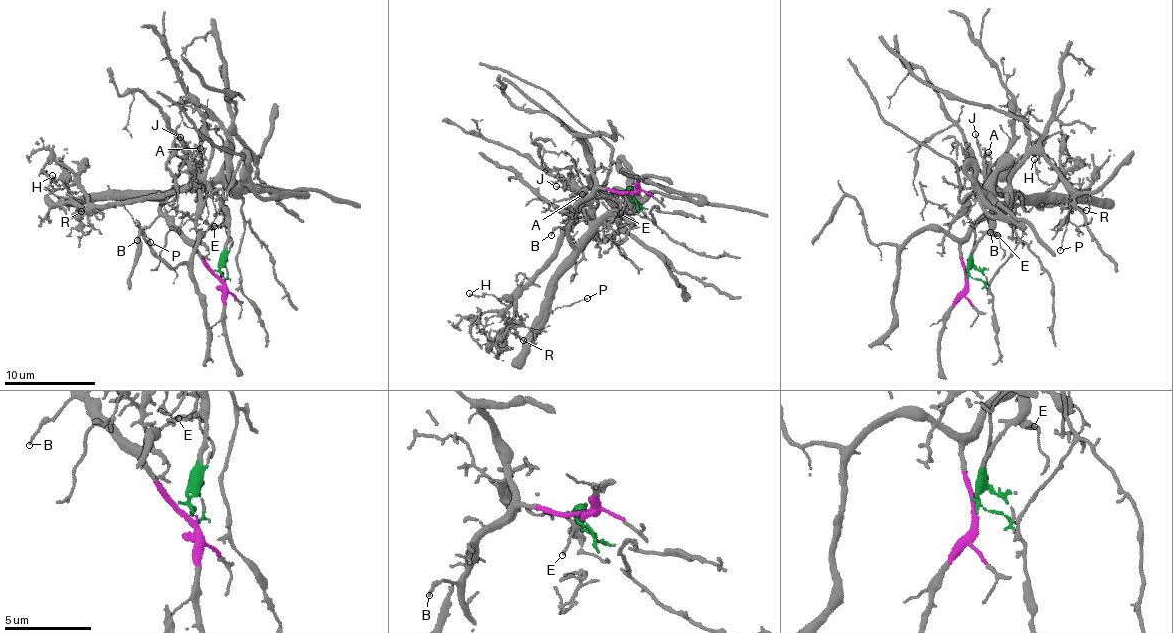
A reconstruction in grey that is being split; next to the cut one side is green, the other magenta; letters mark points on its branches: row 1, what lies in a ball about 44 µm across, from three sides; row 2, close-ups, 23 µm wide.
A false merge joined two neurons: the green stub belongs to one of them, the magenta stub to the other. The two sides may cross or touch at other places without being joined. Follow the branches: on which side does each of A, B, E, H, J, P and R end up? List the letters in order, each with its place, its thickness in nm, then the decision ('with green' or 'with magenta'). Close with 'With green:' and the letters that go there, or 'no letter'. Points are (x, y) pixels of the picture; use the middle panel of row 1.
A: at (582, 194); 200 nm thick; with green
B: at (551, 235); 110 nm thick; with magenta
E: at (620, 213); 130 nm thick; with green
H: at (469, 293); 110 nm thick; with green
J: at (556, 186); 100 nm thick; with green
P: at (587, 298); 90 nm thick; with magenta
R: at (523, 340); 130 nm thick; with green
With green: A, E, H, J, R

